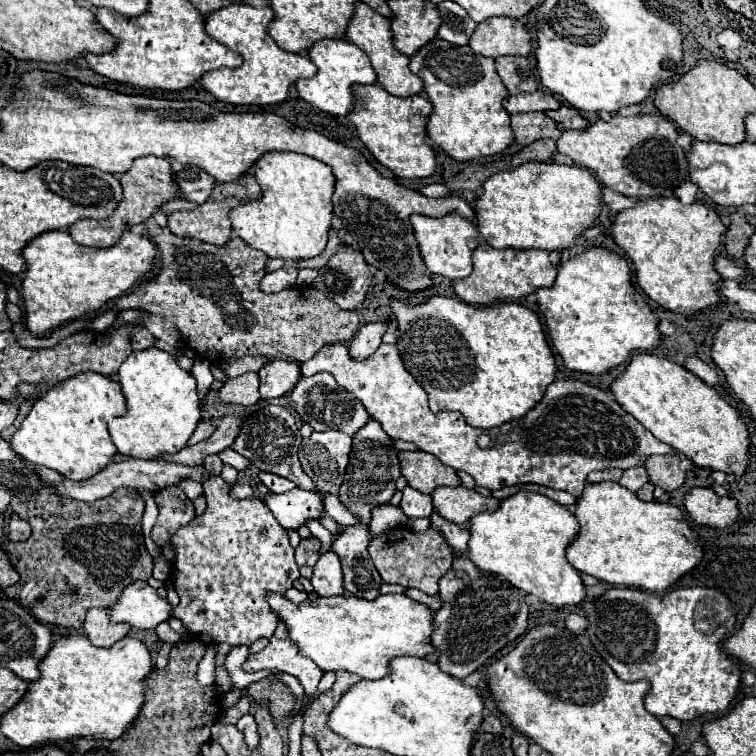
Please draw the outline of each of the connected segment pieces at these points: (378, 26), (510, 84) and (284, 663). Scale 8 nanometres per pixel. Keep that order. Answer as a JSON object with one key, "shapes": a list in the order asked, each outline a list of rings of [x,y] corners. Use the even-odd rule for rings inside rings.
{"shapes":[[[[366,3],[356,5],[356,13],[348,25],[346,39],[350,43],[354,43],[356,47],[360,47],[370,57],[370,61],[374,63],[374,71],[378,75],[378,85],[382,85],[390,95],[412,97],[412,95],[420,95],[424,91],[422,79],[408,69],[410,57],[406,57],[398,49],[394,49],[394,43],[392,43],[394,33],[390,29],[390,21],[386,17],[382,17],[380,13],[376,13],[374,9],[370,9]]],[[[498,57],[496,59],[496,73],[504,81],[510,95],[536,91],[538,89],[538,71],[534,65],[530,65],[530,59],[526,57]]],[[[284,623],[278,625],[276,633],[270,637],[270,643],[256,655],[250,655],[244,663],[242,663],[244,671],[260,671],[260,669],[280,669],[284,673],[294,675],[306,695],[312,695],[318,689],[320,677],[322,677],[322,669],[308,657],[304,657],[298,647],[294,645],[294,641],[288,635],[288,629]]]]}

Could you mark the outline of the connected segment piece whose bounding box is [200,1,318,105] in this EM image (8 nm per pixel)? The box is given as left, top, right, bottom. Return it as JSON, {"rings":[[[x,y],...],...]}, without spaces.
{"rings":[[[230,3],[222,7],[218,13],[210,13],[206,17],[206,31],[218,43],[230,47],[232,51],[244,57],[244,65],[238,69],[216,69],[202,77],[202,85],[210,91],[218,101],[232,105],[274,105],[282,103],[288,97],[288,89],[298,79],[310,79],[316,75],[316,65],[298,53],[288,53],[276,45],[276,41],[268,35],[268,25],[276,19],[270,7],[256,9],[246,3]]]}

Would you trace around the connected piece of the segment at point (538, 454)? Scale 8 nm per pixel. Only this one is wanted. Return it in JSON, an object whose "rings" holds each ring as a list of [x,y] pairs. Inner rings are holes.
{"rings":[[[382,343],[378,351],[368,357],[366,361],[350,361],[346,353],[346,345],[326,345],[322,347],[310,361],[302,365],[302,371],[306,377],[316,375],[320,371],[330,373],[336,377],[338,385],[346,387],[350,393],[362,401],[362,405],[368,409],[370,417],[376,419],[382,429],[392,437],[392,439],[402,439],[418,445],[422,451],[436,455],[444,465],[456,469],[456,471],[466,471],[476,479],[476,485],[486,487],[486,489],[502,489],[510,485],[520,485],[520,483],[538,483],[544,487],[568,491],[574,497],[580,497],[584,491],[584,481],[590,471],[602,471],[602,469],[630,469],[644,465],[650,455],[674,455],[676,451],[654,439],[642,423],[638,423],[630,413],[626,413],[614,399],[614,395],[602,389],[596,389],[588,383],[582,383],[578,379],[556,379],[548,389],[544,399],[528,411],[522,419],[508,421],[500,427],[494,429],[476,429],[470,427],[462,413],[452,413],[452,411],[440,411],[432,413],[428,407],[428,395],[426,391],[414,383],[414,377],[406,371],[402,357],[398,353],[396,345],[386,345]]]}

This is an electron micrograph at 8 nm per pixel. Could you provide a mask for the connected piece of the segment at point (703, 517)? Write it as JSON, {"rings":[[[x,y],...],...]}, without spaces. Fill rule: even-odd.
{"rings":[[[706,487],[692,489],[686,495],[684,505],[696,525],[724,529],[724,527],[732,525],[738,517],[736,499],[720,497],[712,489],[706,489]]]}

